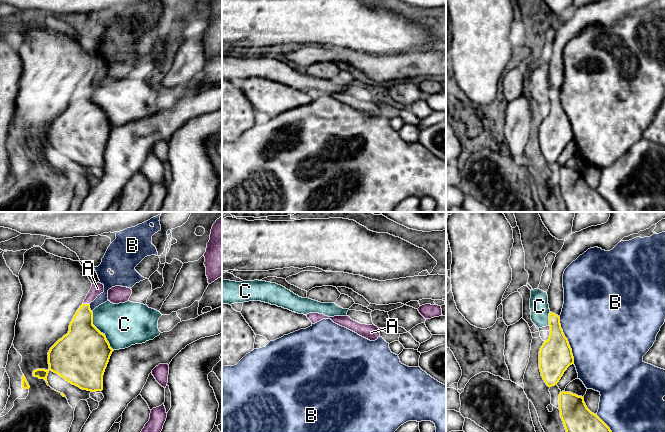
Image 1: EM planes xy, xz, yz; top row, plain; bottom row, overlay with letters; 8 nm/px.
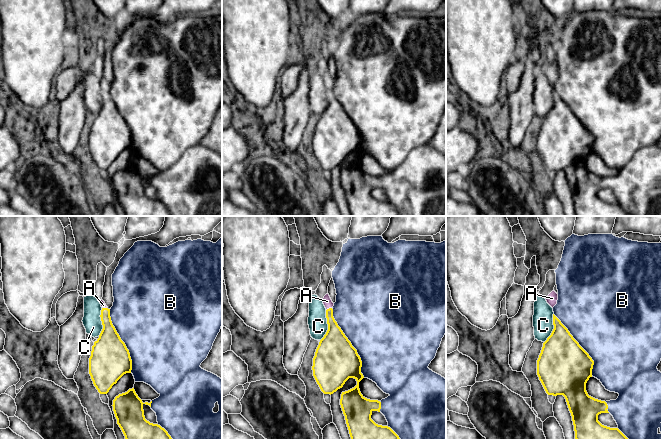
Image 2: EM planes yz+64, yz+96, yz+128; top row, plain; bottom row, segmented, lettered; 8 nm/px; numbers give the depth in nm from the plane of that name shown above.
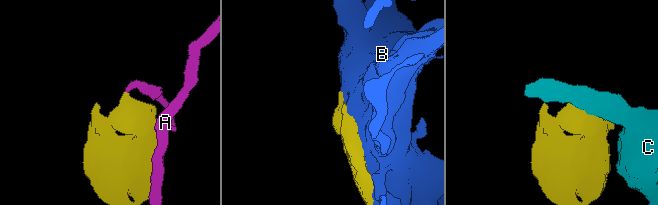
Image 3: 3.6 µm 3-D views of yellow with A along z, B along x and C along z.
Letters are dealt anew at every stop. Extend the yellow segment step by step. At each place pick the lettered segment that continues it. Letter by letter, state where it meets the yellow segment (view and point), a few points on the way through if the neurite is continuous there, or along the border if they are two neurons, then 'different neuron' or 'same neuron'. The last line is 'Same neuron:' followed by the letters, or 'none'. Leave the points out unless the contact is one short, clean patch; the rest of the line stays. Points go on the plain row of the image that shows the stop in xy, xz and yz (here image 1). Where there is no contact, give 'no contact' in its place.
A: meets yellow in xy at (86, 80); border along xy (83, 79), (89, 80); different neuron
B: meets yellow in yz at (567, 116); same neuron
C: meets yellow in xy at (99, 107); different neuron
Same neuron: B

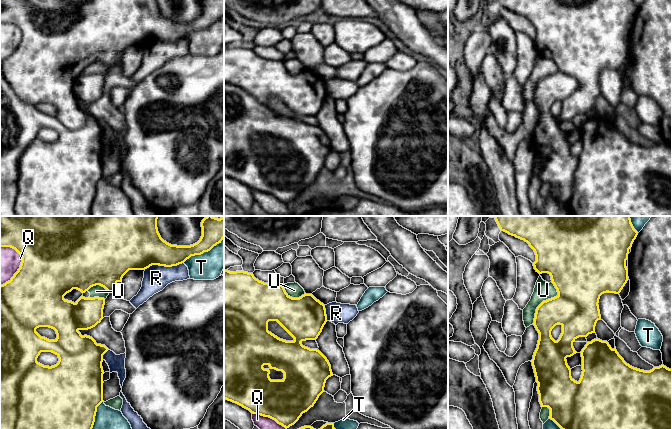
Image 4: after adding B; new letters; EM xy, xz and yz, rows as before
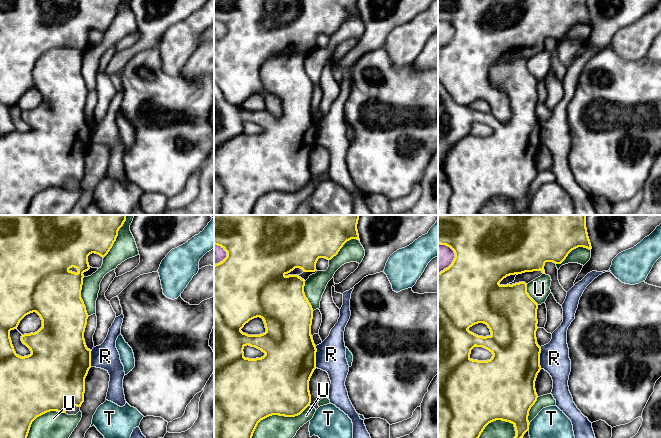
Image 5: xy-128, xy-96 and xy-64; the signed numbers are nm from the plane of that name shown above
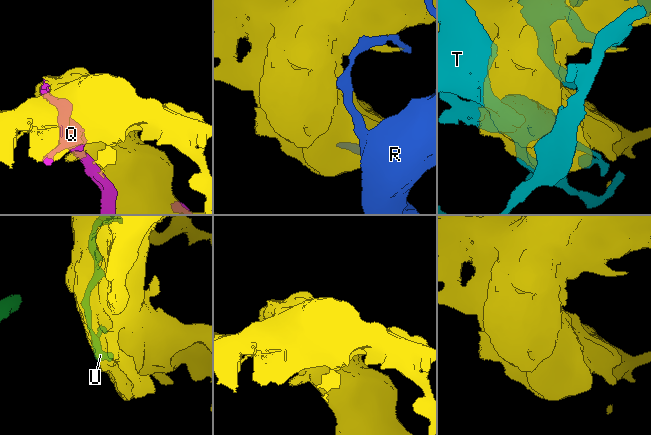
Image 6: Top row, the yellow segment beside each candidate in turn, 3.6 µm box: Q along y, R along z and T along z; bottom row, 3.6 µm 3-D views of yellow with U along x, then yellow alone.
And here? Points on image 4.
Q: meets yellow in xz at (269, 193); different neuron
R: meets yellow in xy at (163, 41); different neuron
T: meets yellow in xy at (203, 28); different neuron
U: meets yellow in yz at (546, 76); different neuron
Same neuron: none

